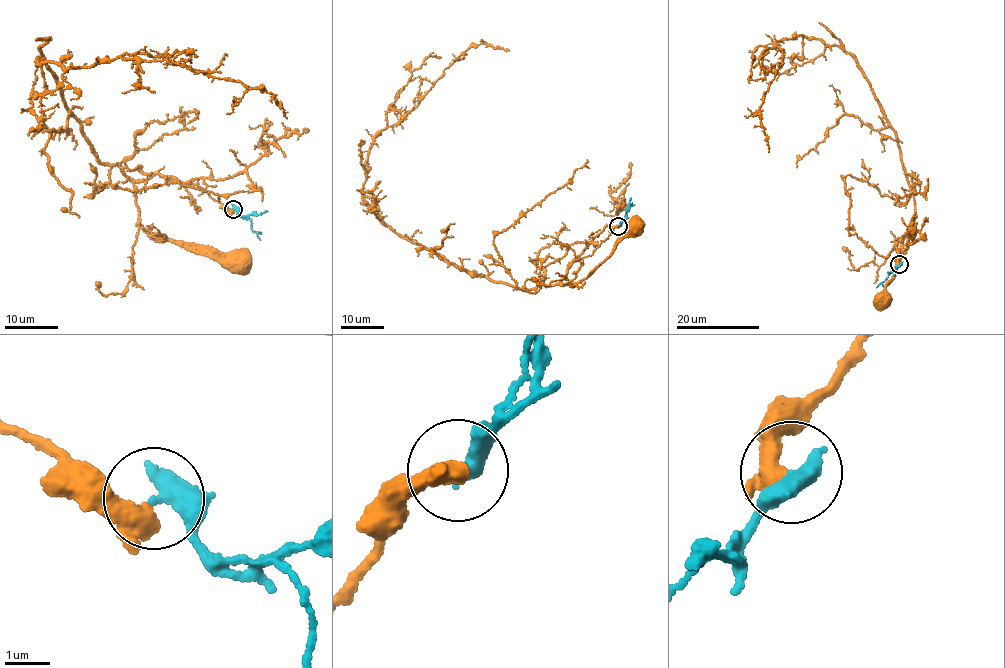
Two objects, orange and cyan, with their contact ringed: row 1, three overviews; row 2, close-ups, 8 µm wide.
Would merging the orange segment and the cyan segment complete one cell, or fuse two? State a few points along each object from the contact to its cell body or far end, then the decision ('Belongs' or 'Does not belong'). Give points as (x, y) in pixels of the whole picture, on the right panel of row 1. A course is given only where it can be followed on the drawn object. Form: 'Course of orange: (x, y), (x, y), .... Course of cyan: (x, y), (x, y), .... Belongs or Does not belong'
Course of orange: (899, 264), (915, 236), (911, 227), (915, 215), (884, 297). Course of cyan: (899, 263), (876, 287). Does not belong

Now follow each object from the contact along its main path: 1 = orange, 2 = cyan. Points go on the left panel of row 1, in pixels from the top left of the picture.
1: (232, 209), (197, 185), (183, 186), (157, 174), (135, 183), (139, 222), (151, 232), (235, 259)
2: (232, 208), (241, 216), (249, 217), (252, 230), (260, 240)

